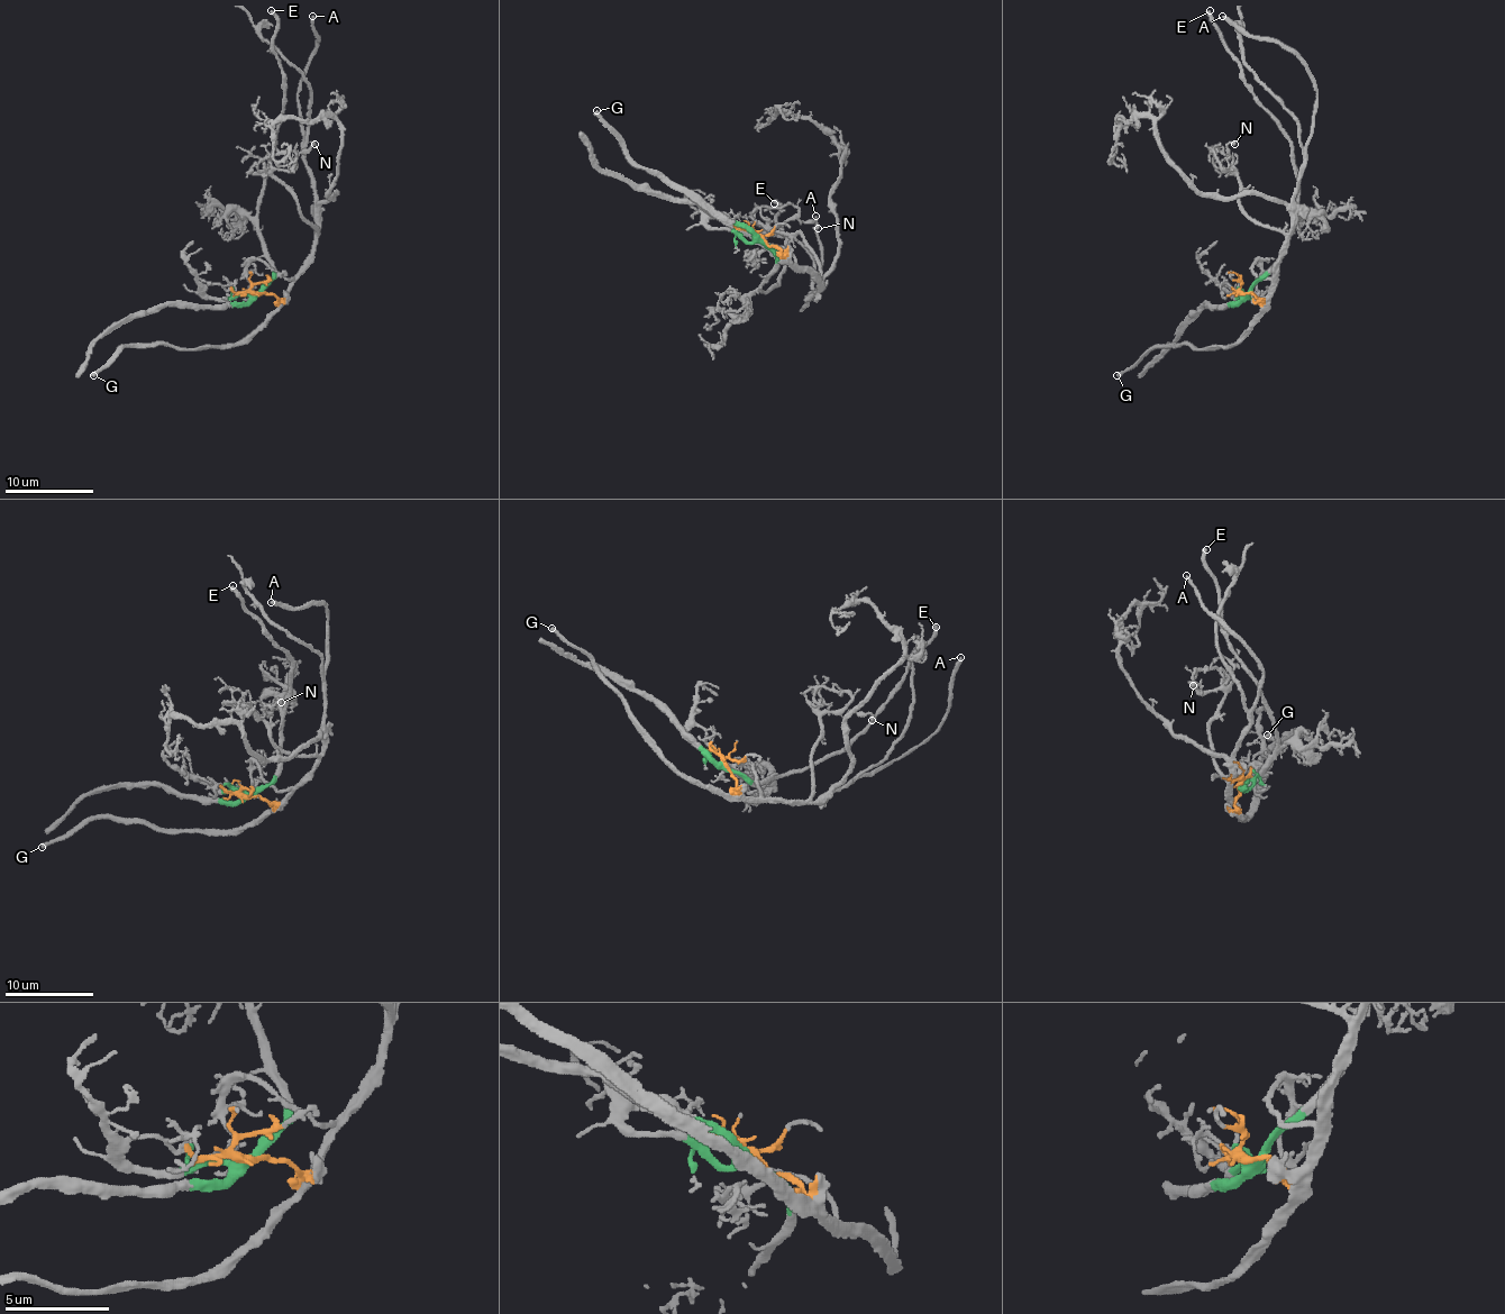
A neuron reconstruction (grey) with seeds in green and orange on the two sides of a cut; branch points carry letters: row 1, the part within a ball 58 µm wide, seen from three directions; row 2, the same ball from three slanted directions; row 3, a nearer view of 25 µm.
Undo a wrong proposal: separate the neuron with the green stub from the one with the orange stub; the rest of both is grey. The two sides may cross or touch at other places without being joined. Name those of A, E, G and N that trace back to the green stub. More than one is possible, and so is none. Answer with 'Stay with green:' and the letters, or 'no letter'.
Stay with green: E

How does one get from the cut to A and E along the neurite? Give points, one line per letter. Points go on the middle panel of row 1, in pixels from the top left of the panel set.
A: (760, 239), (776, 246), (818, 282), (800, 310), (818, 289), (822, 266), (815, 216)
E: (760, 239), (776, 255), (760, 286), (767, 291), (787, 255), (774, 202)

